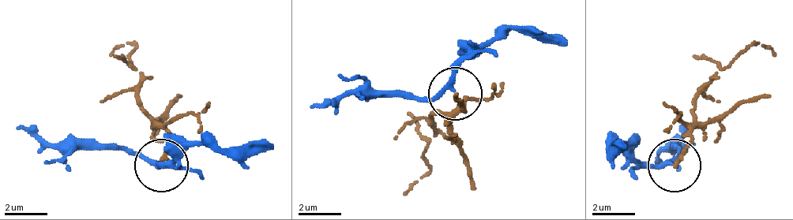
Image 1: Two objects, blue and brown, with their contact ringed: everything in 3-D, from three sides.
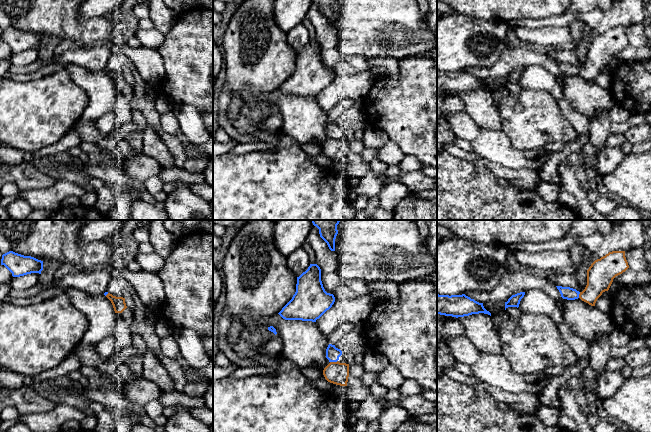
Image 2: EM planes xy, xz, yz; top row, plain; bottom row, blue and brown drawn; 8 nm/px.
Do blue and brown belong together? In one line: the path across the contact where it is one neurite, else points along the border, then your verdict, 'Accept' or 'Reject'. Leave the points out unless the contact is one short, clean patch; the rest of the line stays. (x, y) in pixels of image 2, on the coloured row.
Reject

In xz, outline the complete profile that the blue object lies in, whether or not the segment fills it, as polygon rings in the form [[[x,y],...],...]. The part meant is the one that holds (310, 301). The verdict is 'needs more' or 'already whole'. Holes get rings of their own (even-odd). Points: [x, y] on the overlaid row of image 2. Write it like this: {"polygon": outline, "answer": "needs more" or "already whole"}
{"polygon": [[[310,264],[308,269],[297,277],[296,292],[292,299],[278,313],[285,320],[316,322],[335,302],[333,294],[327,293],[321,281],[321,269],[317,264]]], "answer": "already whole"}

